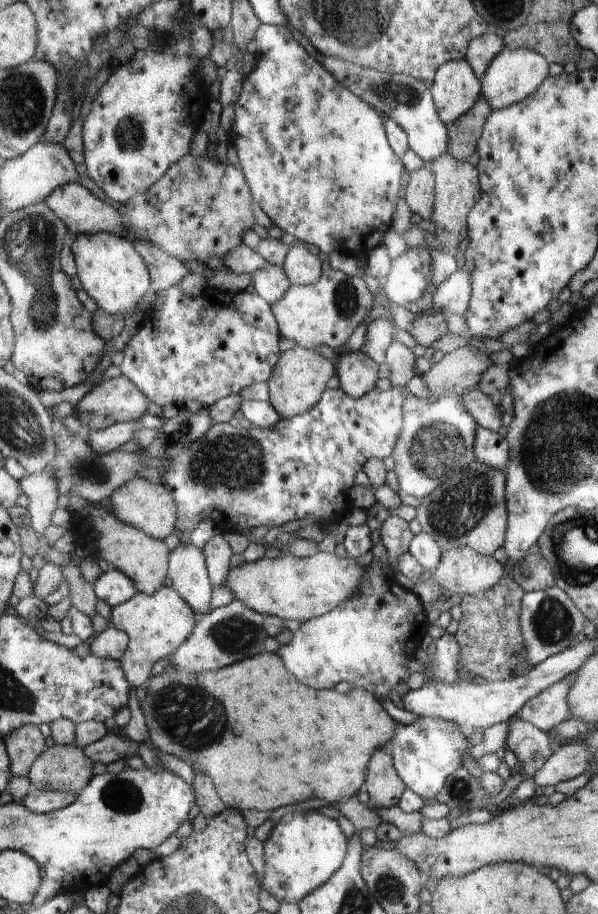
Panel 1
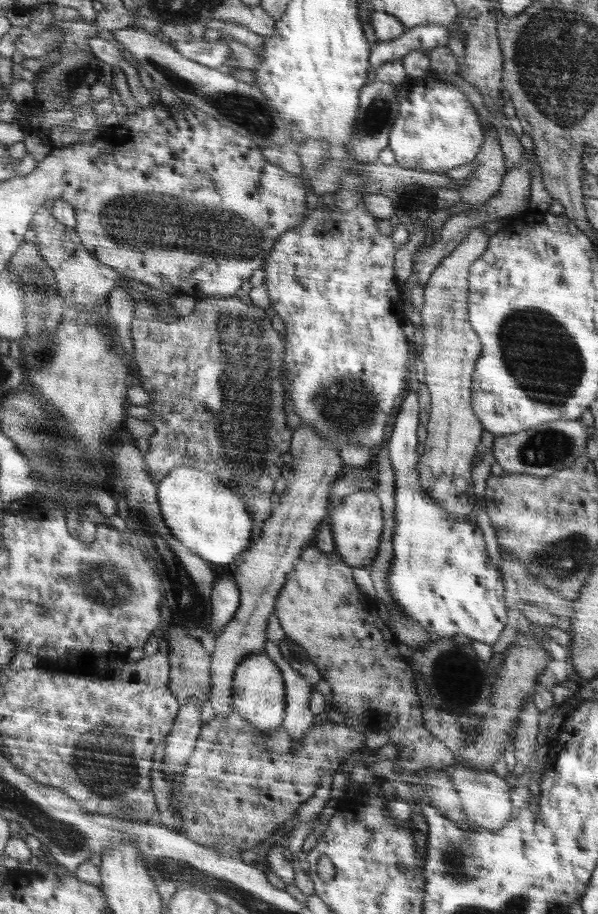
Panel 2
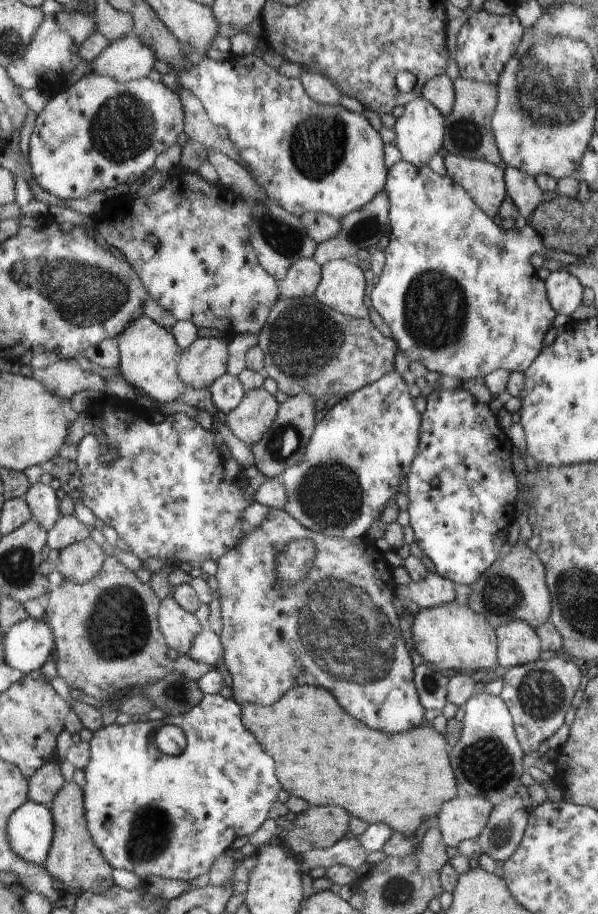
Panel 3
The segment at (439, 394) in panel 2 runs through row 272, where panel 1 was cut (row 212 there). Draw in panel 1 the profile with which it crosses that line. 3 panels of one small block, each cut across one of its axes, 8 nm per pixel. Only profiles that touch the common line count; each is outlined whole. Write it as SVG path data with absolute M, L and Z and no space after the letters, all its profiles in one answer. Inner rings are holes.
M448 154L438 156L430 168L435 179L435 202L431 219L438 226L438 234L433 237L442 239L448 246L458 246L458 242L460 242L458 234L462 234L462 236L466 234L464 232L466 216L481 198L480 174L477 168L469 162L456 160L454 156Z

